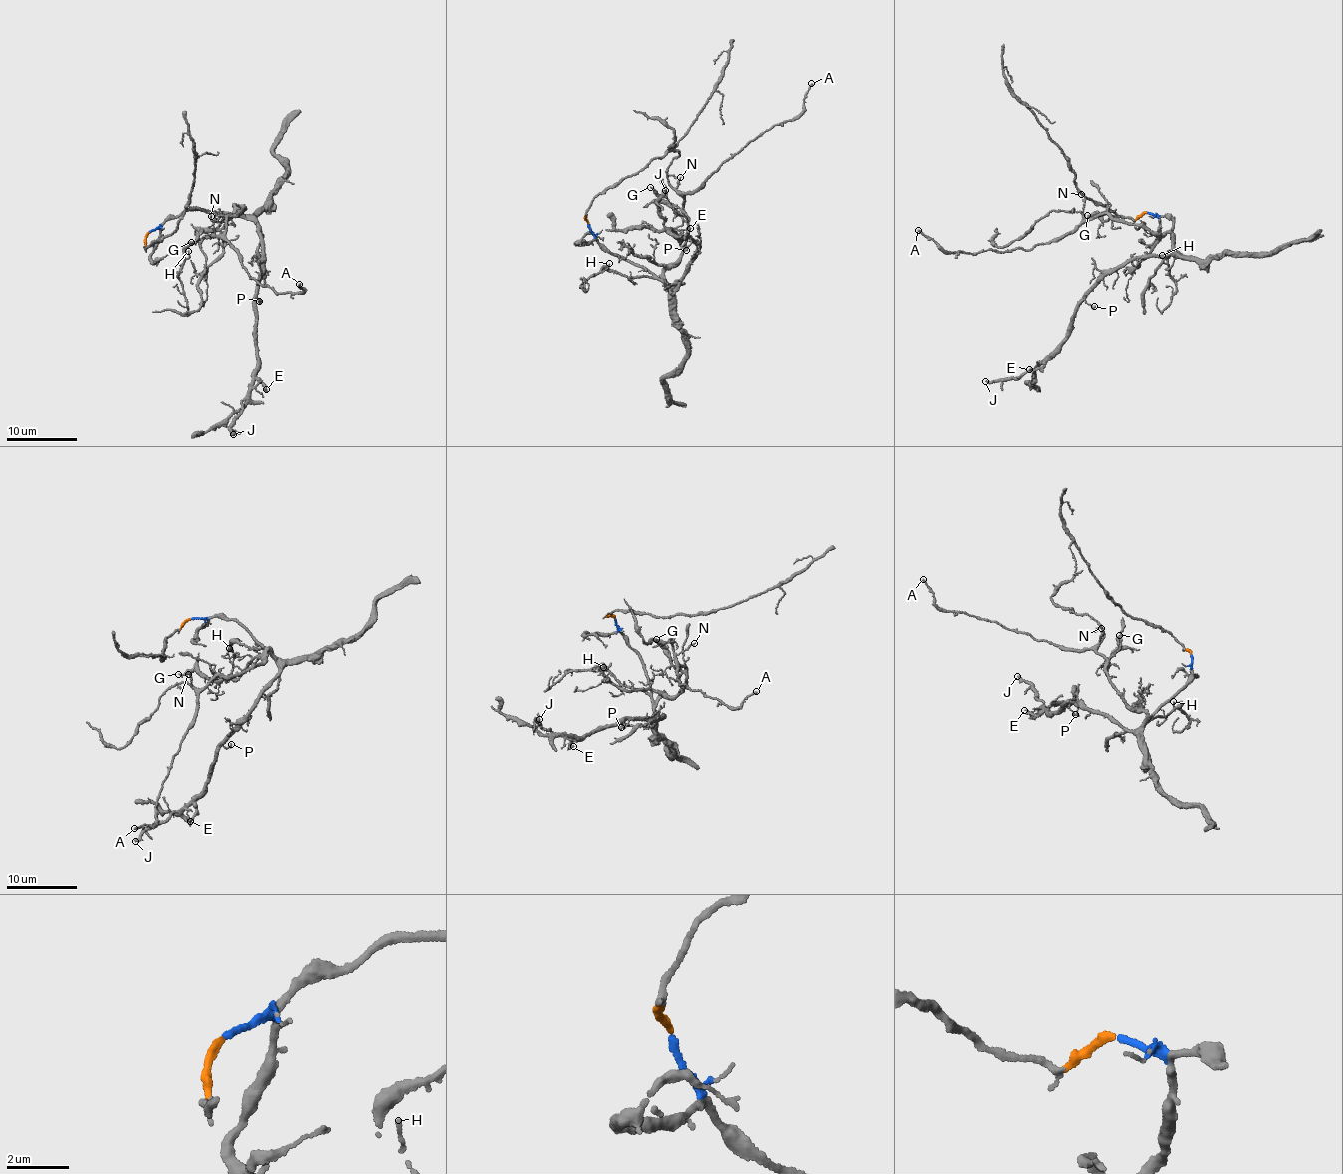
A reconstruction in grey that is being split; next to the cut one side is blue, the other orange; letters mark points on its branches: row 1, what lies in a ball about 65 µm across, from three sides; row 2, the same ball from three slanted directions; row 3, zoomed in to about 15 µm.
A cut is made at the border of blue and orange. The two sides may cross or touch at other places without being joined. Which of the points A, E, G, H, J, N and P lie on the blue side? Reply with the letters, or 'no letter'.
A, E, G, H, J, N, P

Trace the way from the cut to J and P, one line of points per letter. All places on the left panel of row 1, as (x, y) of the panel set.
J: (149, 231), (184, 211), (256, 223), (263, 266), (257, 358), (233, 434)
P: (149, 231), (184, 211), (217, 212), (252, 219), (256, 223), (262, 254), (257, 294), (260, 300)

